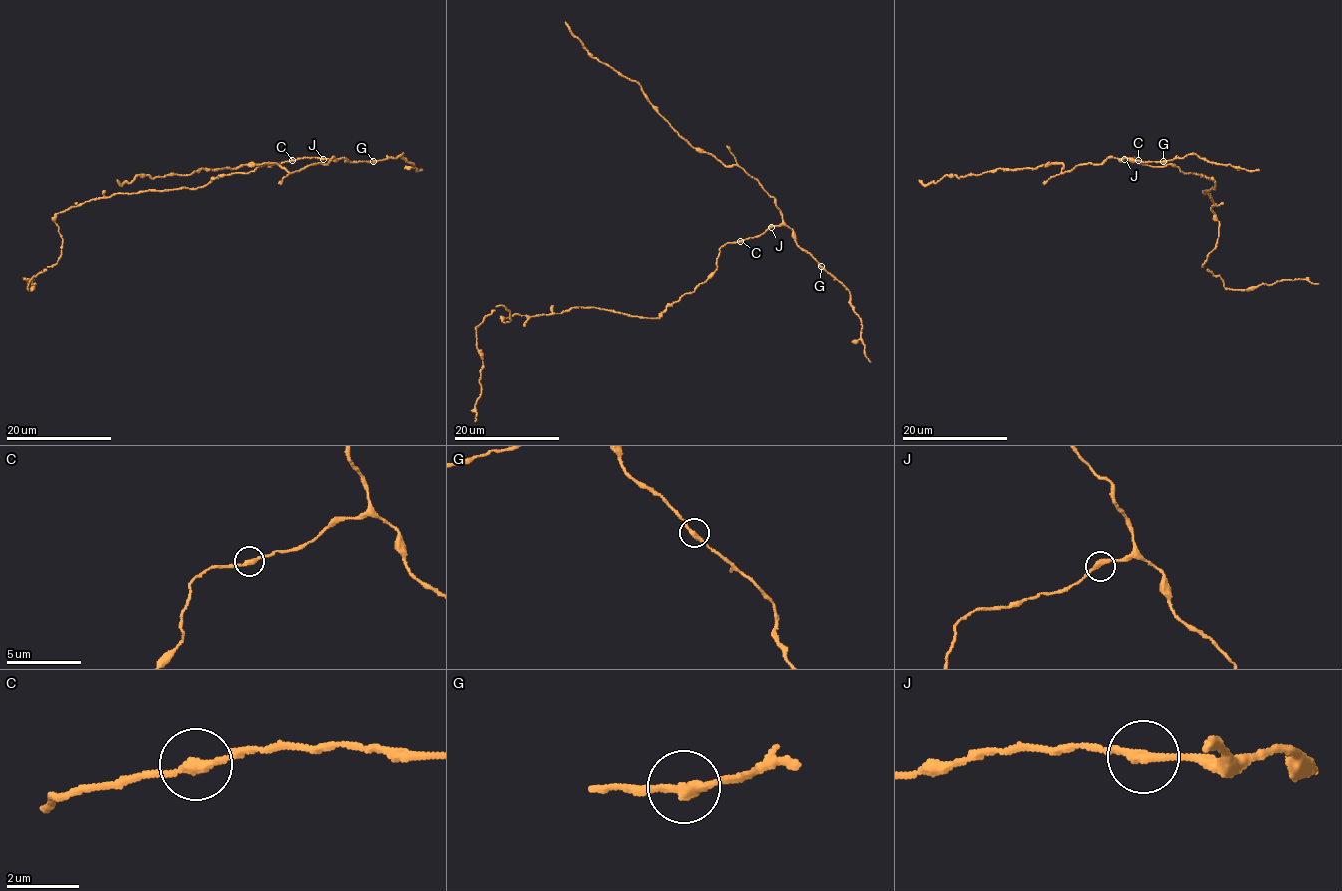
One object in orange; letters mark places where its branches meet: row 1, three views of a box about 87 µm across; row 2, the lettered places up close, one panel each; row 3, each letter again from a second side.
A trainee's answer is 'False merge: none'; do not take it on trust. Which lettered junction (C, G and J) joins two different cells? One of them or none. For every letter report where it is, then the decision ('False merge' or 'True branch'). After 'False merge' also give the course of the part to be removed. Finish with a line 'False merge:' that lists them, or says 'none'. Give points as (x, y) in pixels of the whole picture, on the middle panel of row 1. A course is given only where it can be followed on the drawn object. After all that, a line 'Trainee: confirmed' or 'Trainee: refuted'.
C: Place: (740, 241). True branch
G: Place: (821, 266). False merge. Course of the part to remove: (821, 266), (850, 294), (851, 307), (861, 320), (865, 356), (870, 362)
J: Place: (771, 227). True branch
False merge: G
Trainee: refuted

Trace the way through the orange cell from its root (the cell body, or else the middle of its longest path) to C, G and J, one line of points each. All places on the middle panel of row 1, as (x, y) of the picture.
C: (703, 283), (716, 267), (719, 249), (726, 243), (740, 241)
G: (703, 283), (716, 267), (722, 246), (759, 237), (768, 229), (781, 225), (792, 230), (794, 242), (821, 266)
J: (703, 283), (716, 267), (722, 246), (759, 237), (771, 227)

